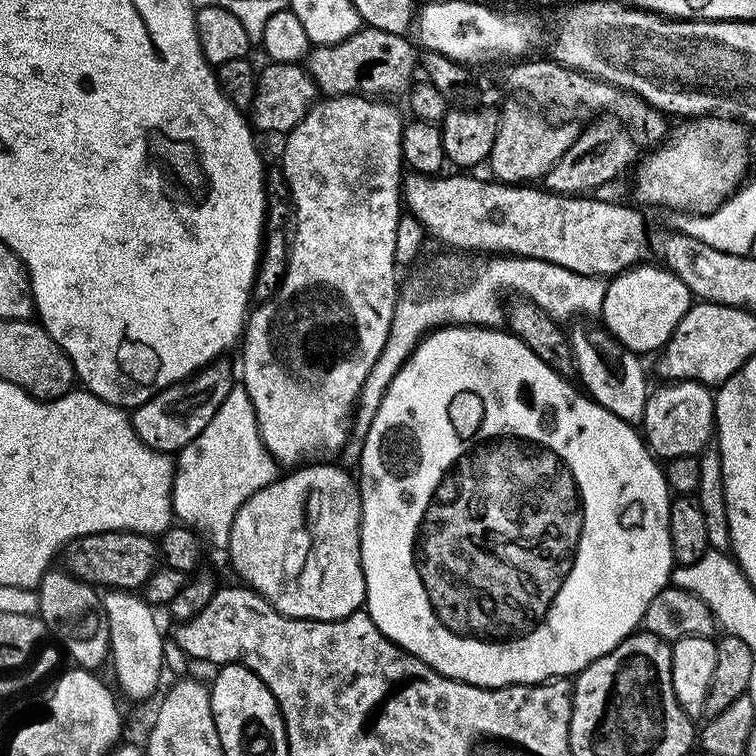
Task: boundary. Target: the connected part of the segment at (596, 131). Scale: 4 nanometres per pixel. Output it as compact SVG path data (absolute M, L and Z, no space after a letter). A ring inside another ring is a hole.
M612 118L593 120L596 121L581 131L580 137L573 142L570 150L566 150L566 154L562 154L556 165L542 177L543 187L547 191L561 194L592 194L595 188L604 182L621 179L625 175L623 172L637 163L638 144L631 132L622 130L621 125Z

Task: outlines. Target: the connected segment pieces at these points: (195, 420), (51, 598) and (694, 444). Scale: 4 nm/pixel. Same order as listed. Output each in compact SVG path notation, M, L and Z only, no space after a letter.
M224 358L212 361L187 380L161 388L146 403L137 405L130 419L142 443L156 452L174 454L196 438L214 418L232 389L234 377L232 368L226 361Z
M63 567L55 568L44 573L44 577L40 579L40 587L35 589L38 615L44 621L45 629L61 640L59 643L67 659L68 656L72 659L73 665L89 670L99 669L99 664L103 660L105 663L110 656L110 630L101 593Z
M673 380L659 386L661 388L653 387L648 393L642 423L642 435L649 452L664 462L683 456L699 457L714 436L717 407L713 389L697 380Z

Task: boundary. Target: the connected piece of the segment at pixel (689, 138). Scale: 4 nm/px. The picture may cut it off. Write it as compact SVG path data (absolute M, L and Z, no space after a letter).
M698 116L685 124L681 136L669 135L666 142L653 147L649 151L652 153L639 161L635 169L636 196L648 204L665 204L685 213L709 213L740 188L749 175L749 129L727 116Z

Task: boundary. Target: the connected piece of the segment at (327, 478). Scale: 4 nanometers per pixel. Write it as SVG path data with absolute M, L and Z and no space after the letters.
M312 462L307 466L297 467L287 476L281 475L272 484L268 484L258 494L254 494L241 508L236 511L234 526L230 530L230 538L226 545L228 556L232 559L232 568L241 576L243 583L253 592L263 596L274 610L278 610L283 616L298 618L299 620L341 620L350 614L361 611L366 604L366 578L362 570L362 554L360 553L360 519L362 518L362 506L360 505L360 486L348 472L335 468L332 464L320 464L324 462Z

